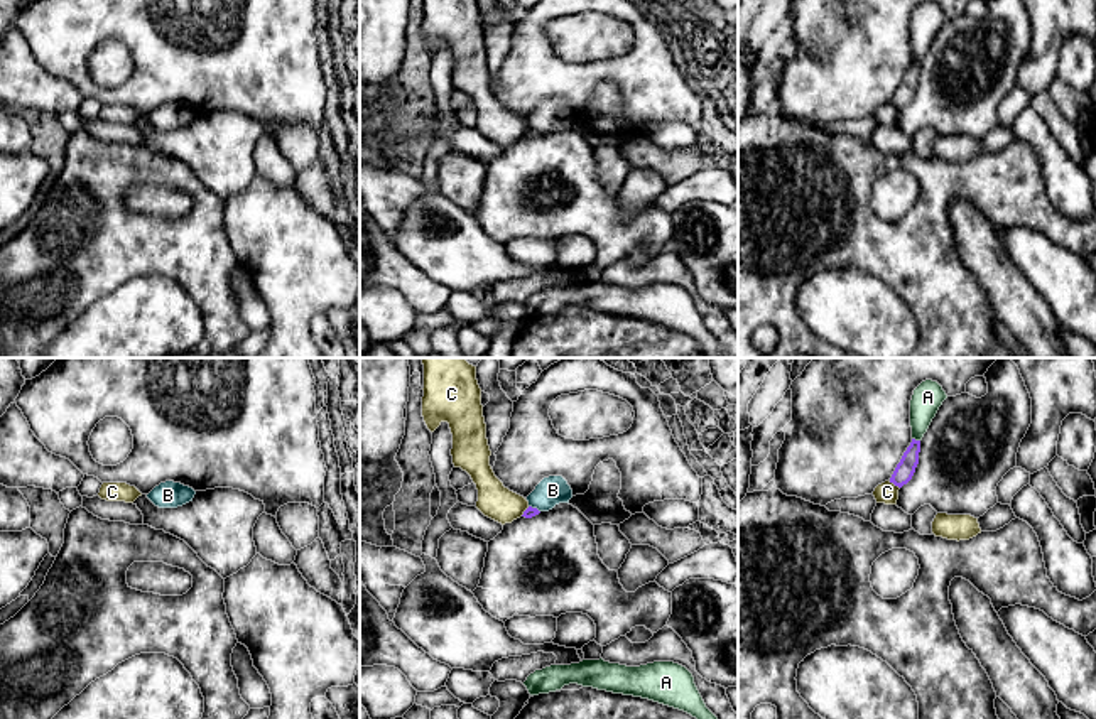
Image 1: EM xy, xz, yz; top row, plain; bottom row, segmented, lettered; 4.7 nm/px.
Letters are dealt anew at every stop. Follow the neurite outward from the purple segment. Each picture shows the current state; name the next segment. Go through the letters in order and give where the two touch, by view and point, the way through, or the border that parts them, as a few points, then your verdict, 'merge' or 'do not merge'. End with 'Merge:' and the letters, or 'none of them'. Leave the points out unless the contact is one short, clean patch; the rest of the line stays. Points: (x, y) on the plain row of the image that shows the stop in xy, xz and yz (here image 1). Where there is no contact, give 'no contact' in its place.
A: contact yz (914, 61); do not merge
B: contact xz (534, 130); border xz (529, 127), (539, 134); do not merge
C: contact yz (894, 105); do not merge
Merge: none of them

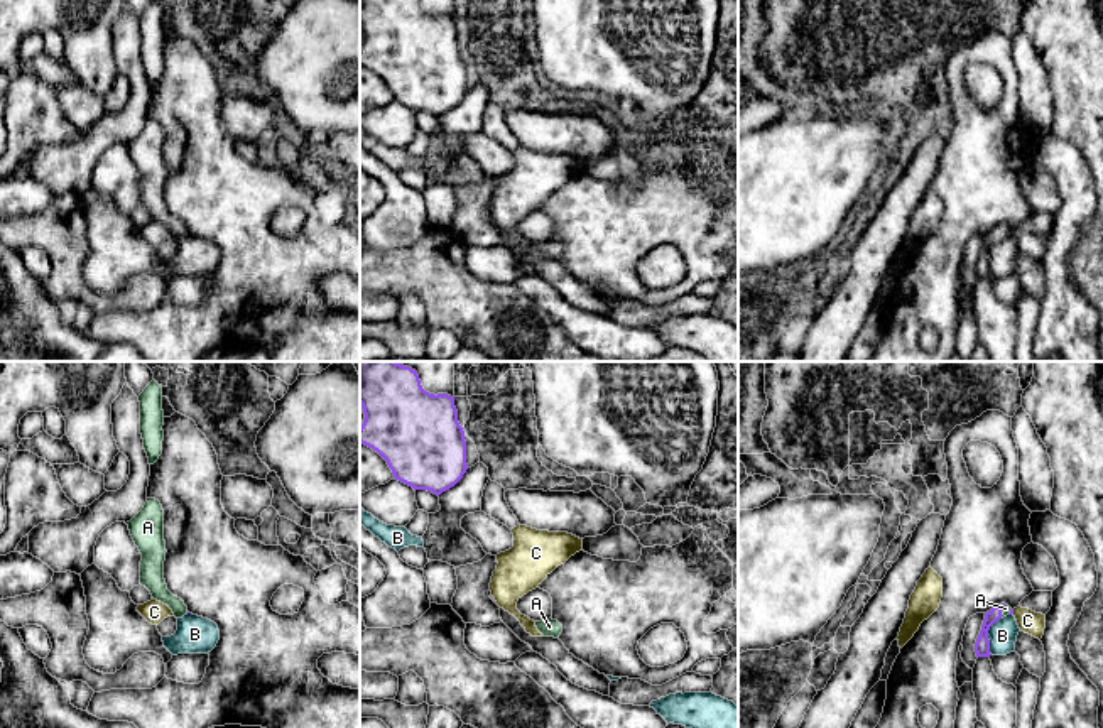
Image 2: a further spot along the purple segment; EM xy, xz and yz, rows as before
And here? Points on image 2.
A: contact yz (1000, 232); way yz (982, 269), (985, 247), (1000, 232), (1005, 230); merge
B: contact yz (987, 257); do not merge
C: contact yz (1012, 233); border yz (1014, 232), (1010, 235); do not merge
Merge: A

